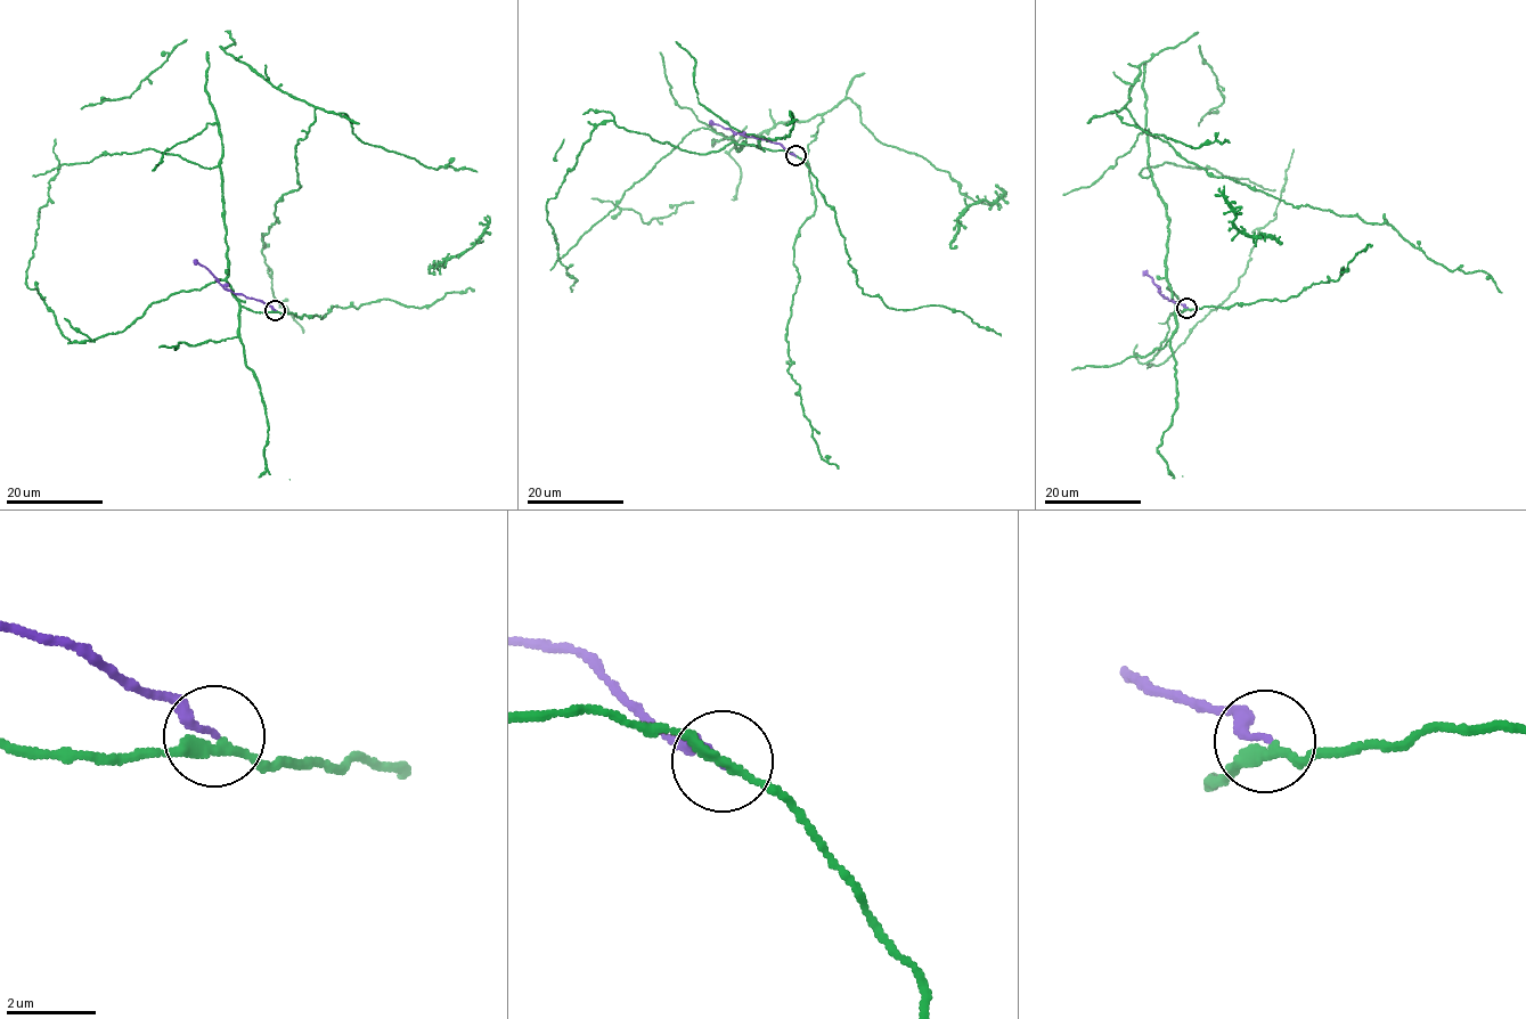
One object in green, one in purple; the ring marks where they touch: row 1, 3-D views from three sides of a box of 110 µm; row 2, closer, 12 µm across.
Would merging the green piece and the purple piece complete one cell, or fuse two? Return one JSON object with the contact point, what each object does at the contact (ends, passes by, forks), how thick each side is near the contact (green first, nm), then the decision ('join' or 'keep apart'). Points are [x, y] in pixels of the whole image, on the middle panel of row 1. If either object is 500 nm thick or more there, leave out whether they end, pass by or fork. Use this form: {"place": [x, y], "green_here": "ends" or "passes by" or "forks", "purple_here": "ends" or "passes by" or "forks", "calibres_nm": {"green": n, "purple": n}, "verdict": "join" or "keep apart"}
{"place": [796, 155], "green_here": "passes by", "purple_here": "ends", "calibres_nm": {"green": 240, "purple": 190}, "verdict": "keep apart"}

